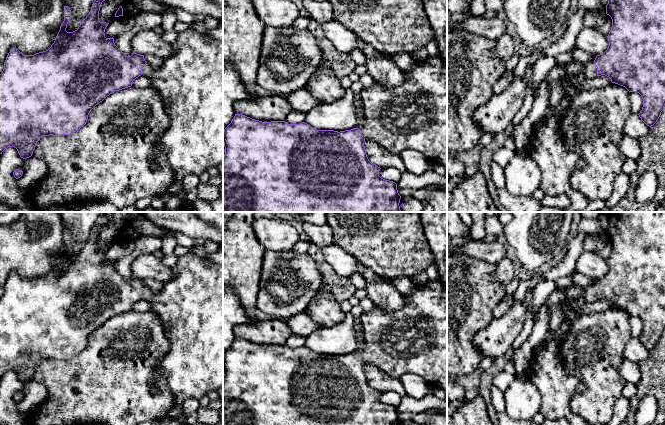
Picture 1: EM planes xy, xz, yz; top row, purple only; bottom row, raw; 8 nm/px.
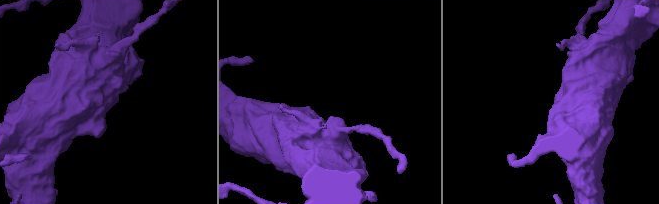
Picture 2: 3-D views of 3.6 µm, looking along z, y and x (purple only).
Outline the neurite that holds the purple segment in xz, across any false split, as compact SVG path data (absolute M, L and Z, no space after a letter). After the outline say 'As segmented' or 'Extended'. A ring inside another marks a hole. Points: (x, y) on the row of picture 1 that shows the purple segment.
M437 54L427 57L425 61L415 61L408 72L405 72L405 82L396 88L385 88L375 82L370 88L361 92L365 123L361 128L345 131L317 130L305 122L288 124L285 121L262 122L242 114L235 114L231 123L223 131L225 154L223 156L223 212L401 212L401 196L397 184L379 176L380 167L371 163L367 157L364 142L366 140L378 143L391 153L400 155L405 150L415 150L424 154L434 164L447 168L447 65Z. Extended

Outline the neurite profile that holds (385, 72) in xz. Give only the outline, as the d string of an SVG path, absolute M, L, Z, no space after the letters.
M366 57L367 73L385 88L396 88L405 82L405 72L393 60L384 57Z

